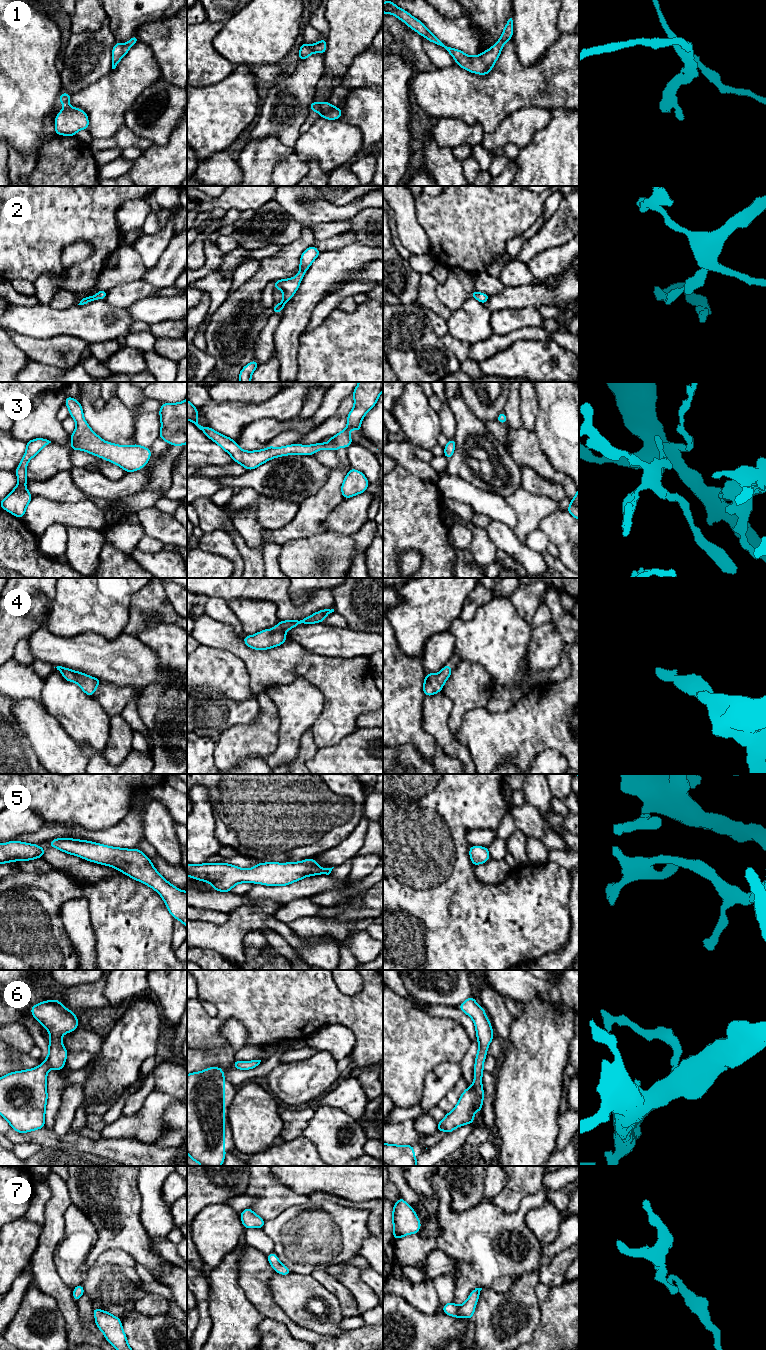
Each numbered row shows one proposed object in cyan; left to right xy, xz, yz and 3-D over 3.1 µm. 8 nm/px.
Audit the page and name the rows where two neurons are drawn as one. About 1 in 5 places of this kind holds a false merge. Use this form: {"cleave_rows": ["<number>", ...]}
{"cleave_rows": []}

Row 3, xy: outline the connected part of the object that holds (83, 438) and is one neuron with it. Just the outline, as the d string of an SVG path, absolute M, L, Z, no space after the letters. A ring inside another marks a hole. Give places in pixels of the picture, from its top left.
M66 396L65 405L70 416L76 421L76 429L70 434L72 450L83 450L100 458L110 461L128 472L137 471L145 467L151 456L151 447L145 448L138 444L121 446L105 442L84 420L81 403L70 396Z

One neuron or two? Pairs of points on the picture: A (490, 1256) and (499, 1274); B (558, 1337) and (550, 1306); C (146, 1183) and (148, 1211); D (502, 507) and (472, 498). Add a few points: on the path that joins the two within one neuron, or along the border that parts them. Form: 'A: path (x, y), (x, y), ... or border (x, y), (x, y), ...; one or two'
A: path (493, 1260), (497, 1270); one
B: path (558, 1329), (558, 1314); one
C: path (148, 1190), (148, 1204); one
D: path (495, 507), (479, 499); one

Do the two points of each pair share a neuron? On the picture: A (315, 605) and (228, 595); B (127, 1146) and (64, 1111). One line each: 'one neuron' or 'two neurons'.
A: one neuron
B: two neurons

